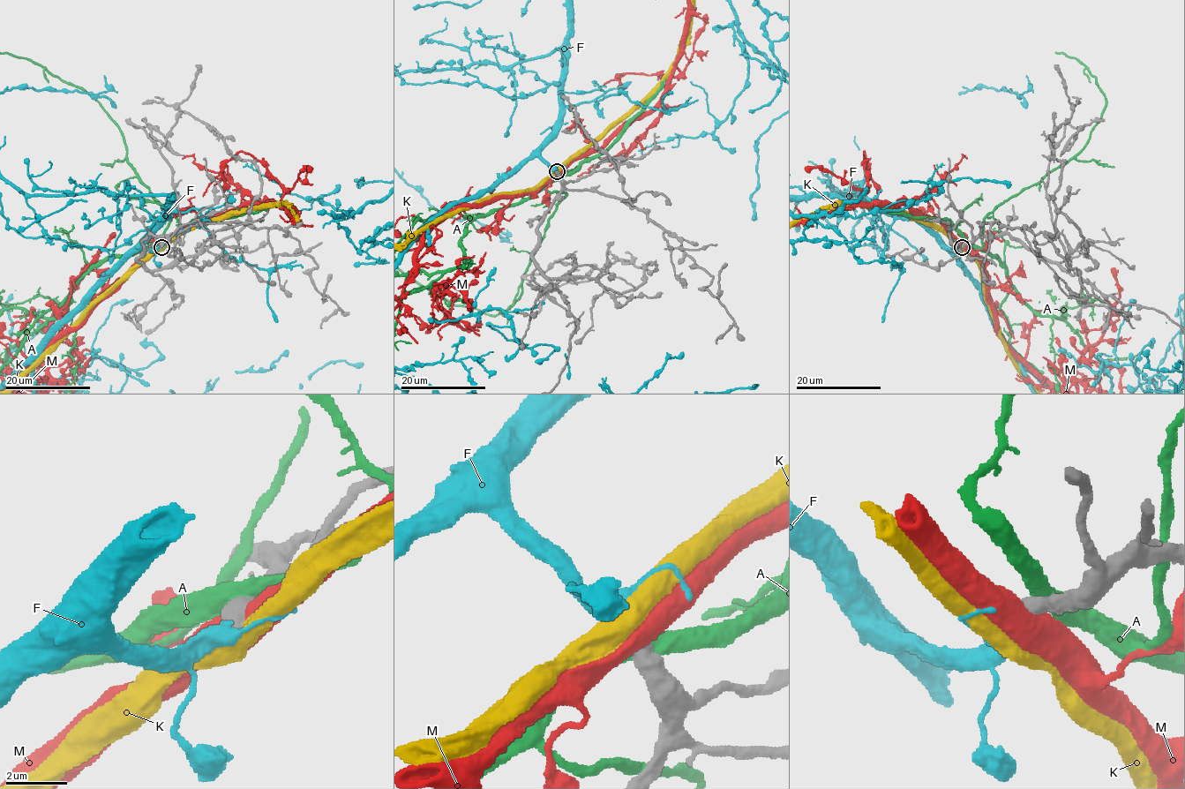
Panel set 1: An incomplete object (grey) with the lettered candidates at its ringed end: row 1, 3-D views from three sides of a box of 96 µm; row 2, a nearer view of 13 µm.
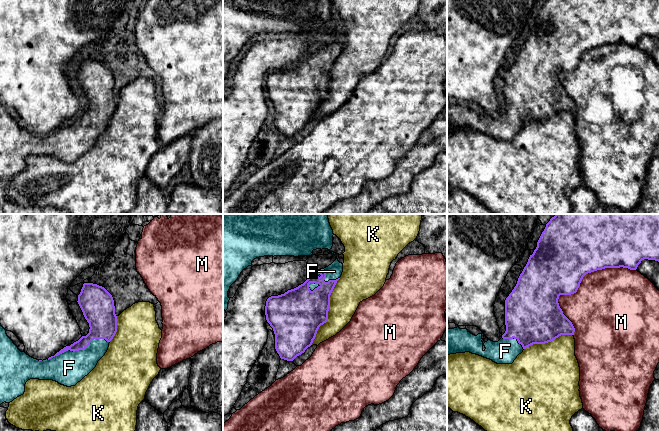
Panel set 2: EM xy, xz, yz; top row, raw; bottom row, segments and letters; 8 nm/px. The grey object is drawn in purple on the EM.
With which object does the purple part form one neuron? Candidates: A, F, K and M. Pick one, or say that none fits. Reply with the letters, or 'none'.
F

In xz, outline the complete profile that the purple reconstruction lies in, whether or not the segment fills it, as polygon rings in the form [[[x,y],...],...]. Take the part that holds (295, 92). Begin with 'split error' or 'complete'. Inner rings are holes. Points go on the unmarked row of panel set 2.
split error | [[[336,35],[331,41],[316,47],[303,60],[288,66],[284,70],[271,72],[266,77],[266,96],[273,104],[275,110],[275,125],[281,135],[293,137],[297,132],[305,128],[310,123],[316,113],[321,101],[328,97],[328,87],[330,82],[330,71],[340,55],[343,48],[343,40]]]

